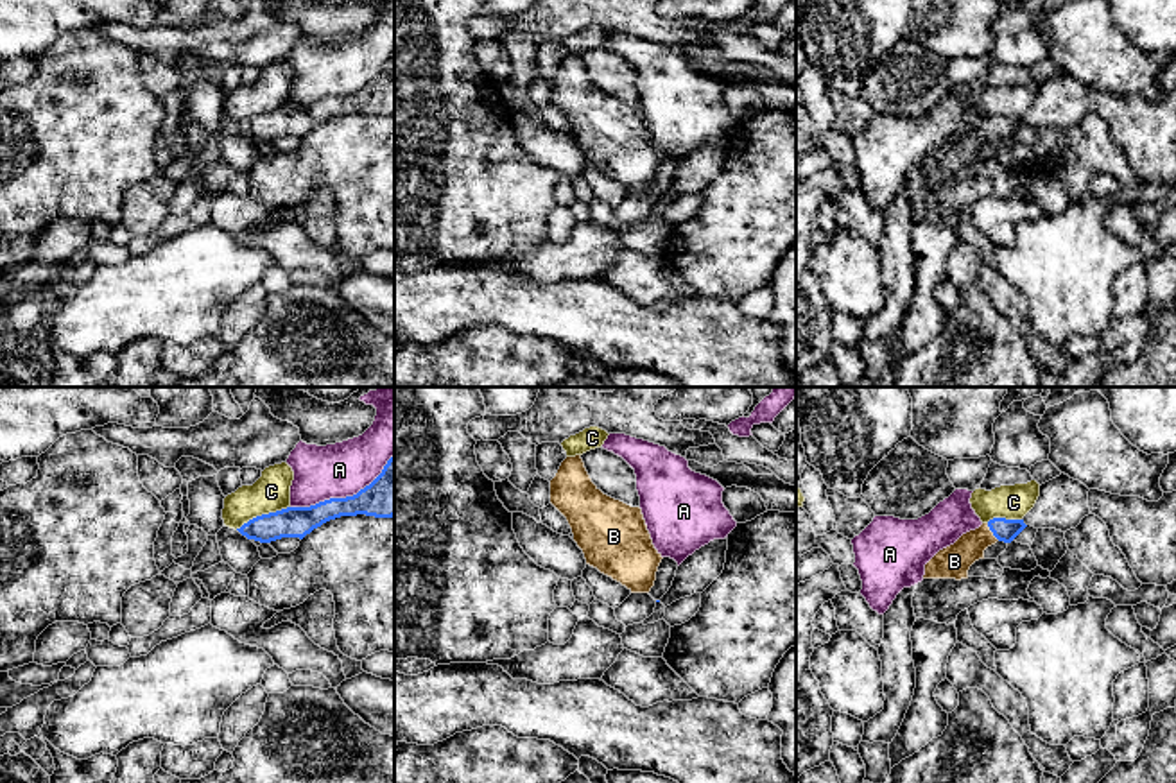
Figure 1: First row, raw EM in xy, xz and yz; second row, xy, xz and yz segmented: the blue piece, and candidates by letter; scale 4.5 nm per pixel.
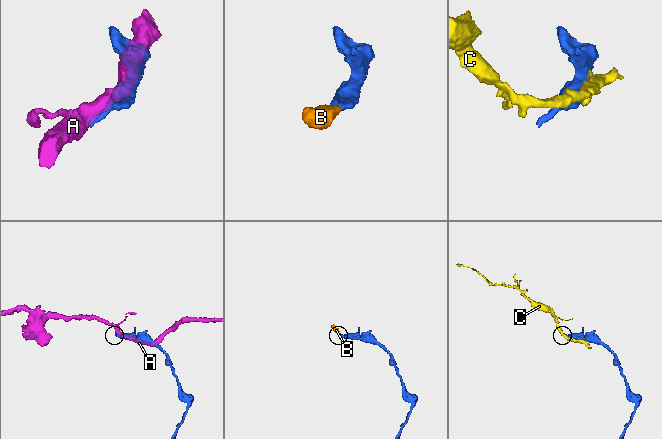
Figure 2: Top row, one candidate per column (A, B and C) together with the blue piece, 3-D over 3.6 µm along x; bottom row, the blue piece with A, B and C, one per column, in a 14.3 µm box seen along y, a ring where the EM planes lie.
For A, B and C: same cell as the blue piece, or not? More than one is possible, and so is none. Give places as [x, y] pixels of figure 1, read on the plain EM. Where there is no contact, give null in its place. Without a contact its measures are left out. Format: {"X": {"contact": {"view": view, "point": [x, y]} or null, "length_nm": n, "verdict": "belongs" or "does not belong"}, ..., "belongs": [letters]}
{"A": {"contact": {"view": "xy", "point": [346, 95]}, "length_nm": 500, "verdict": "does not belong"}, "B": {"contact": {"view": "yz", "point": [992, 129]}, "length_nm": 100, "verdict": "belongs"}, "C": {"contact": {"view": "xy", "point": [262, 113]}, "length_nm": 260, "verdict": "does not belong"}, "belongs": ["B"]}

